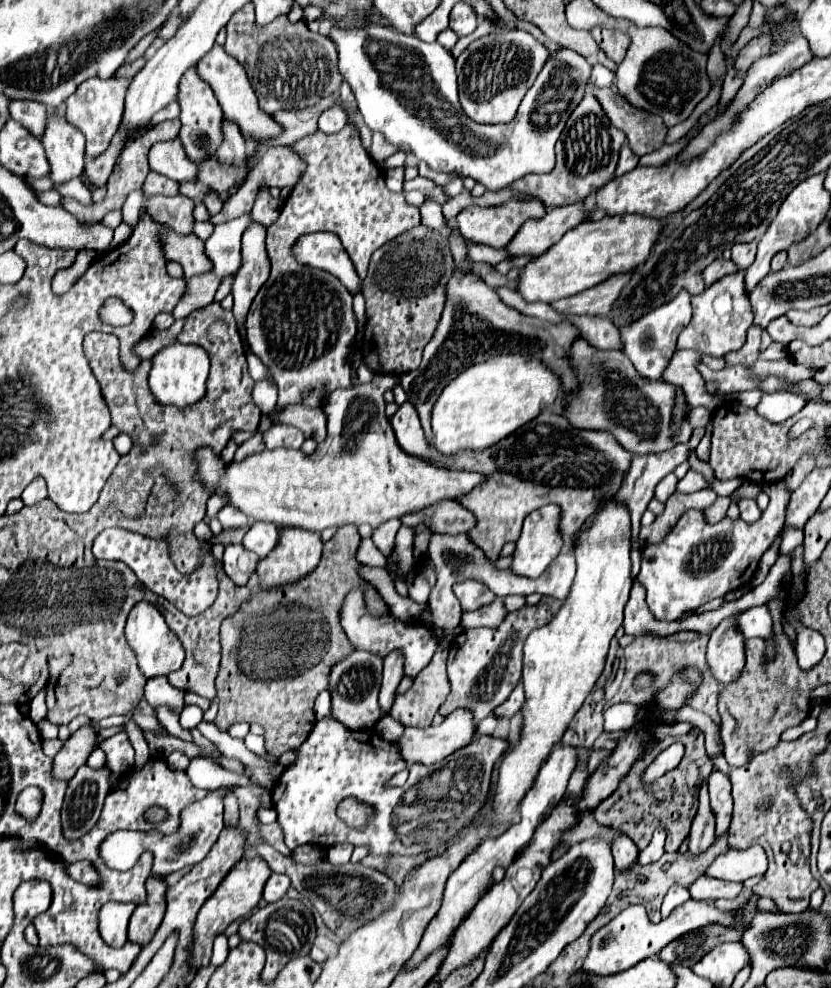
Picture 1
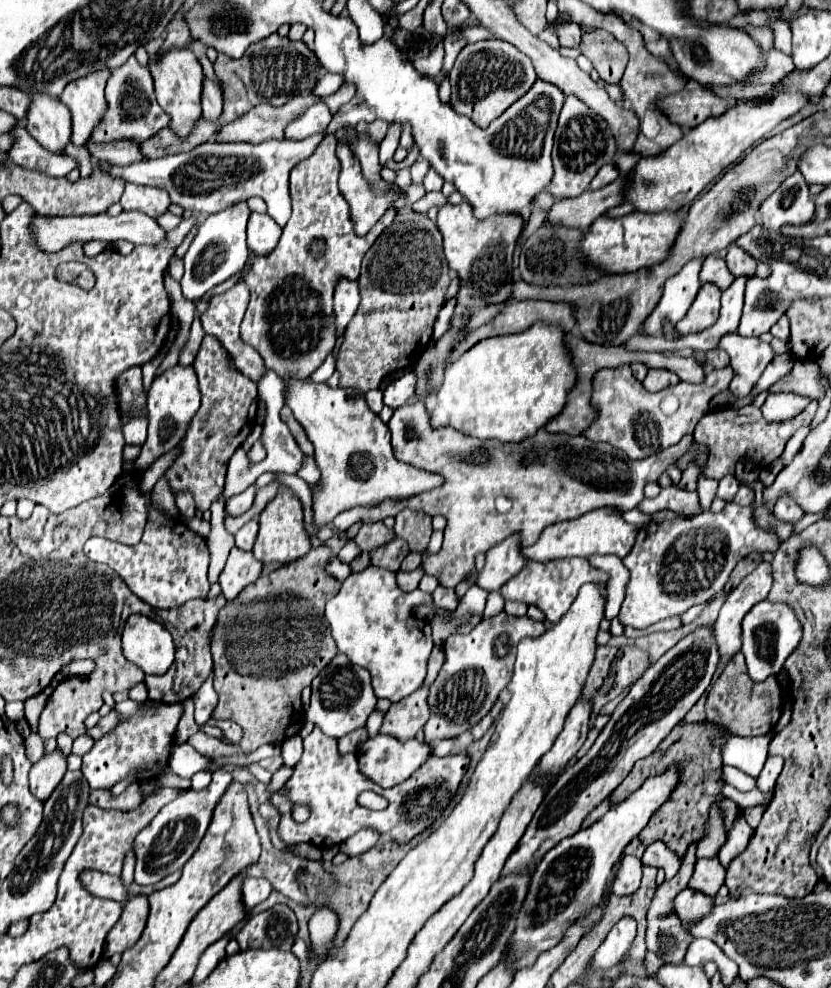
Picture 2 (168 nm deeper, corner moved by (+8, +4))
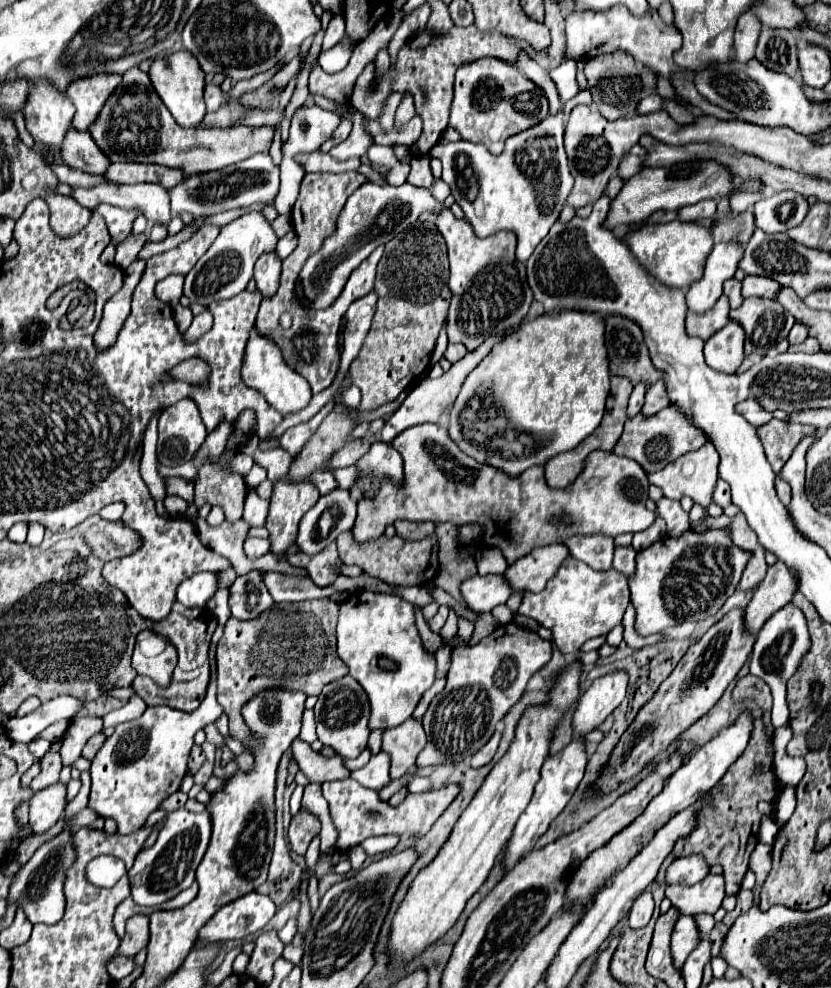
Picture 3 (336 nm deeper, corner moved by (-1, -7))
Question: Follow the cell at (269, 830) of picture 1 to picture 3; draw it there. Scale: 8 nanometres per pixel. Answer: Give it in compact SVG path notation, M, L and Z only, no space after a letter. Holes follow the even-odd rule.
M296 738L296 742L292 744L292 750L294 750L300 771L304 772L312 782L322 784L330 782L330 780L342 780L342 778L348 778L348 774L350 774L344 768L340 756L324 758L320 754L316 754L310 748L310 744L302 742L300 738Z

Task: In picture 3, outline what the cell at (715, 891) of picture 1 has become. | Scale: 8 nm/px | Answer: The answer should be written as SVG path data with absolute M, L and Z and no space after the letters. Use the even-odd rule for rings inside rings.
M680 916L674 932L672 932L672 942L670 942L670 950L672 950L672 964L674 968L680 972L684 966L684 960L688 958L690 950L694 950L694 944L698 944L700 934L698 928L694 924L692 916Z

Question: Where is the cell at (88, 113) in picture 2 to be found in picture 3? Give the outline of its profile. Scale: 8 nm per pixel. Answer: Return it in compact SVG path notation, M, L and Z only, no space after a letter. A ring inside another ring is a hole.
M94 74L90 78L72 82L66 88L66 96L76 106L72 126L76 130L88 130L90 122L94 122L94 116L98 116L98 110L102 110L104 102L120 82L122 76L118 74Z

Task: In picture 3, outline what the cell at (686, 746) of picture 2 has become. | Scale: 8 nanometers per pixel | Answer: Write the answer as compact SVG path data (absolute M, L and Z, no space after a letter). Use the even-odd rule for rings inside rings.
M762 718L754 720L754 734L748 742L748 748L744 754L730 766L730 770L724 776L724 790L720 784L712 788L714 806L702 810L702 818L698 820L698 830L690 838L682 838L682 842L676 842L672 856L690 856L690 854L704 854L710 864L730 864L730 869L724 870L726 896L736 896L740 890L740 884L744 880L744 874L748 870L748 856L758 844L758 828L762 814L756 810L758 802L770 802L774 804L780 796L780 784L774 774L774 744L772 738L766 734L766 726Z

